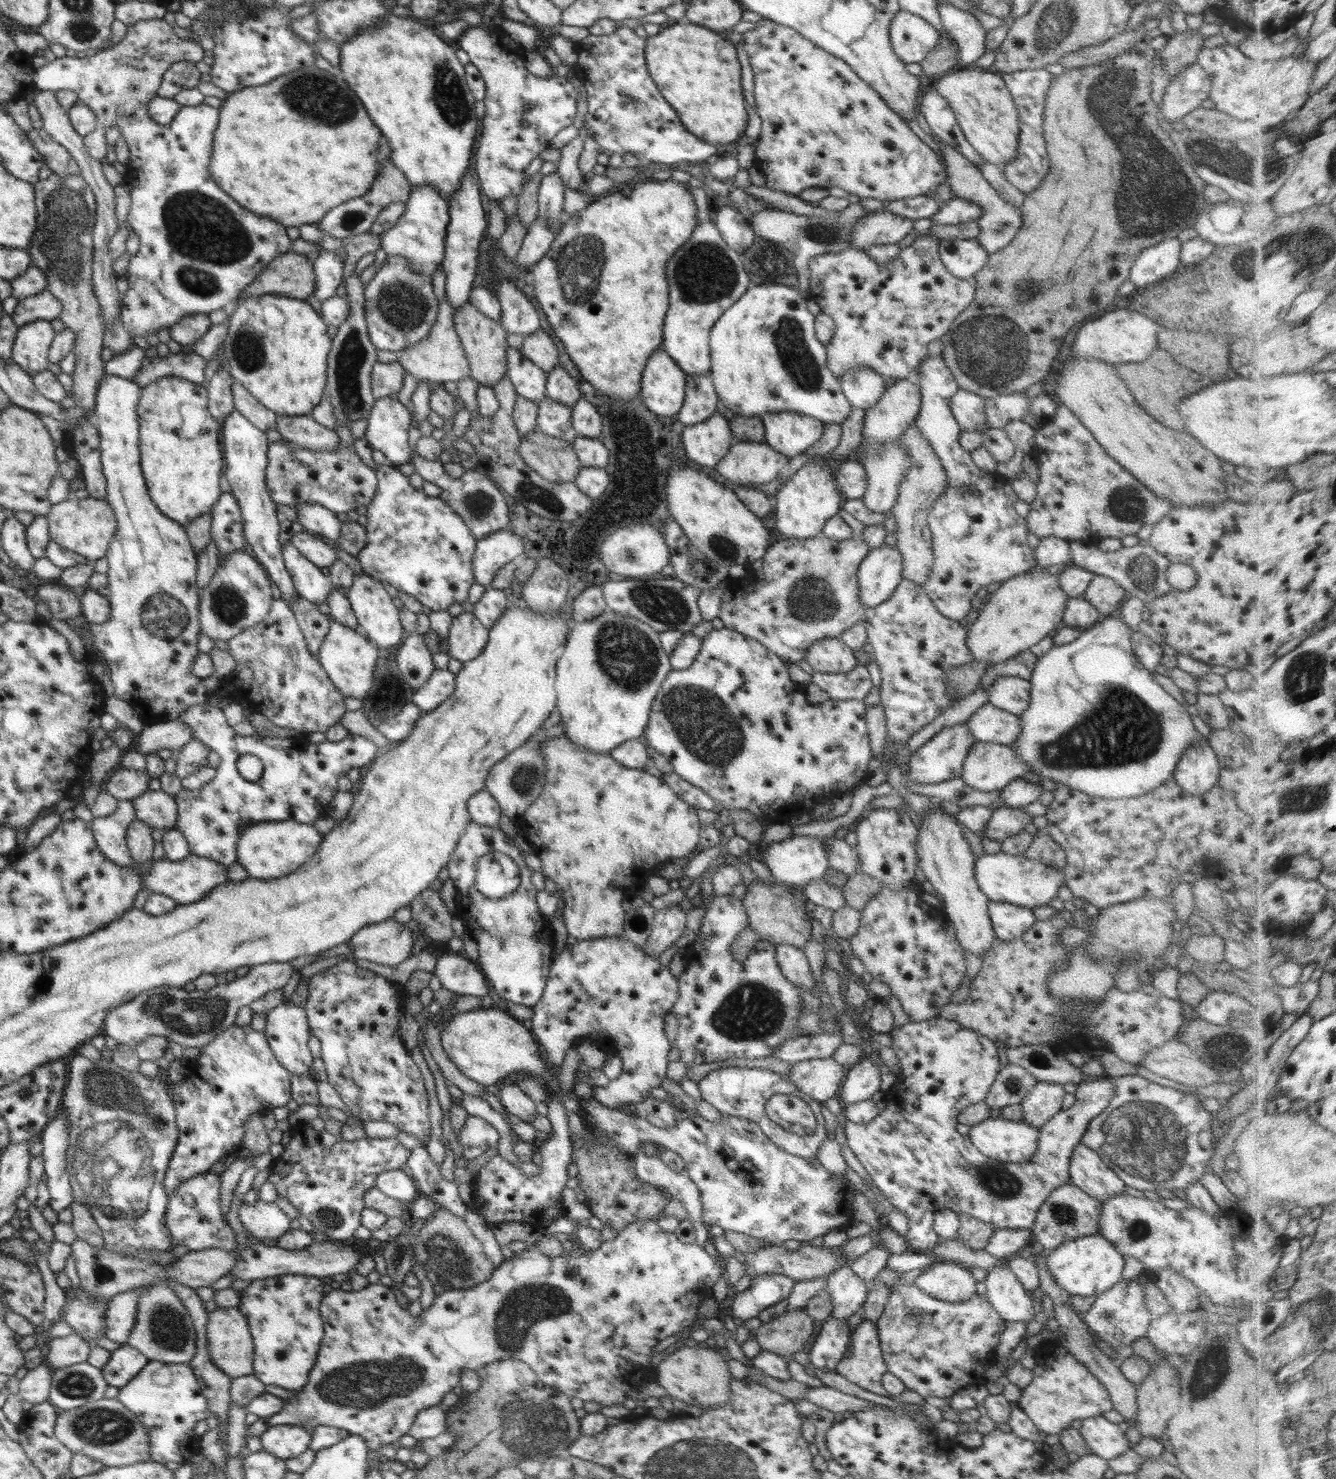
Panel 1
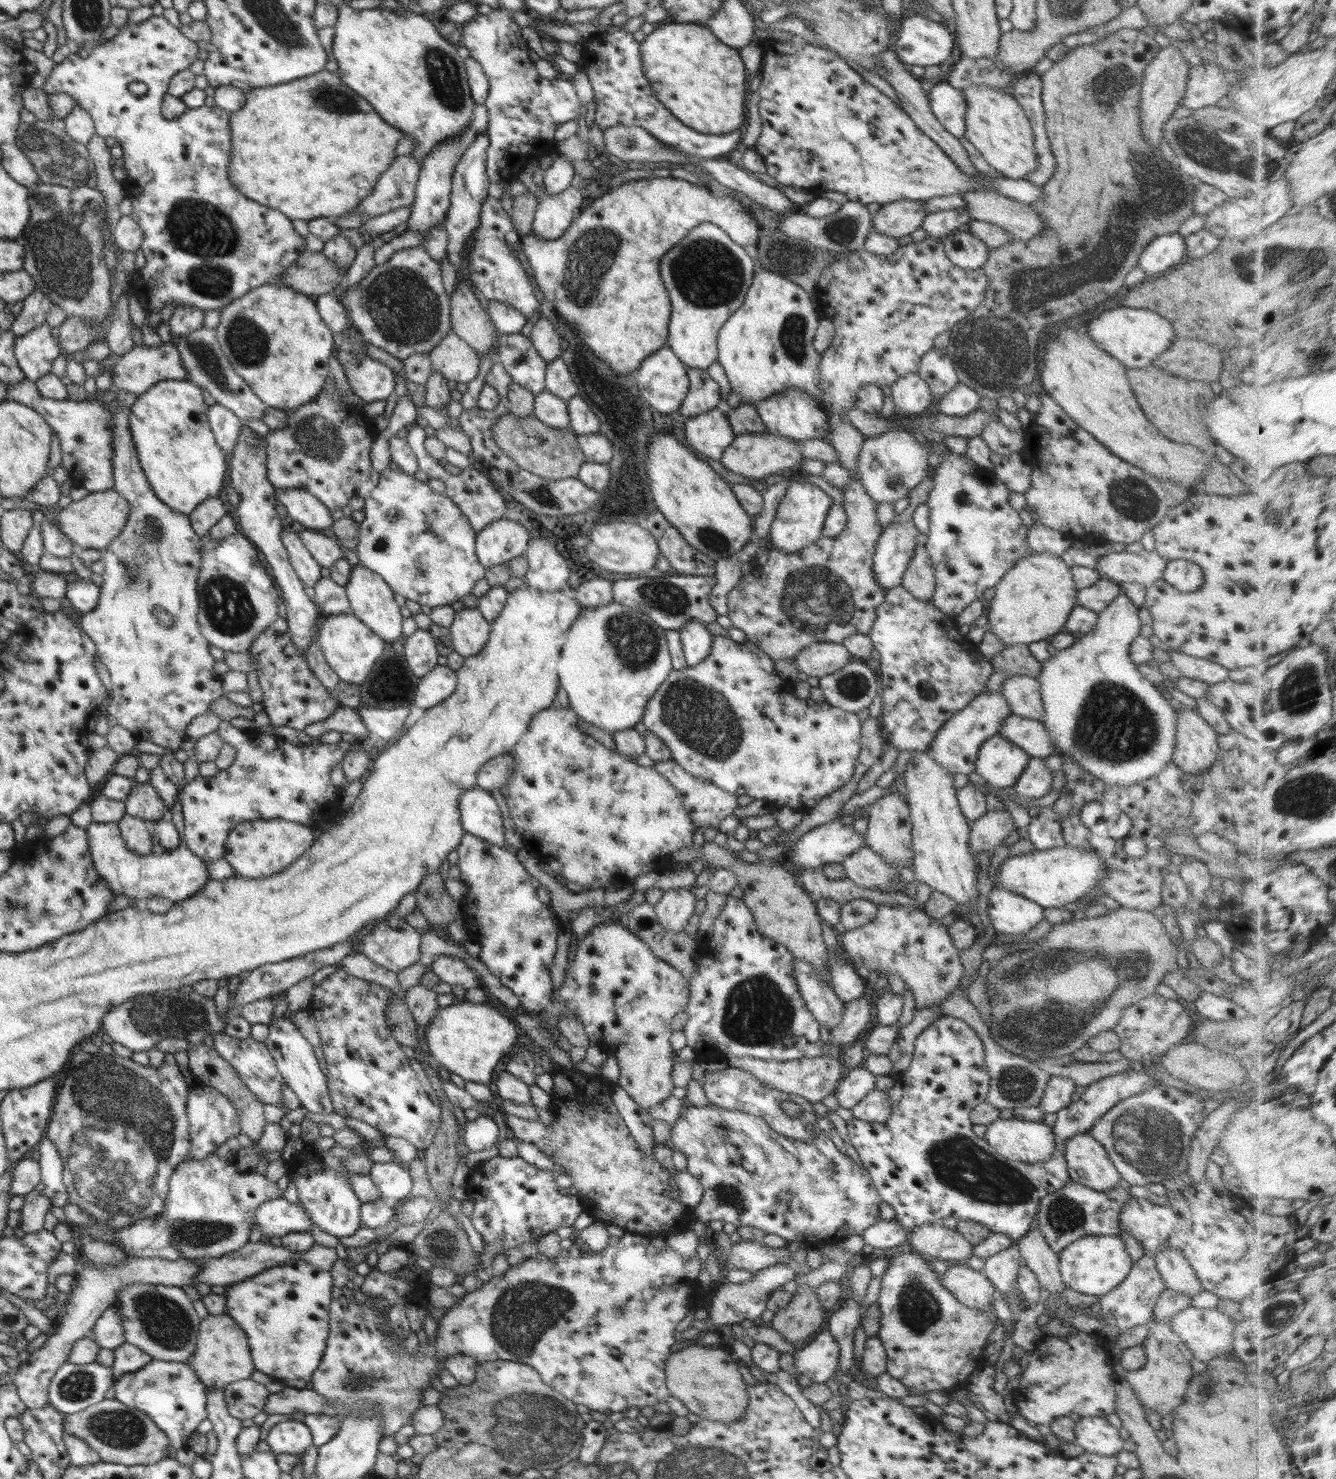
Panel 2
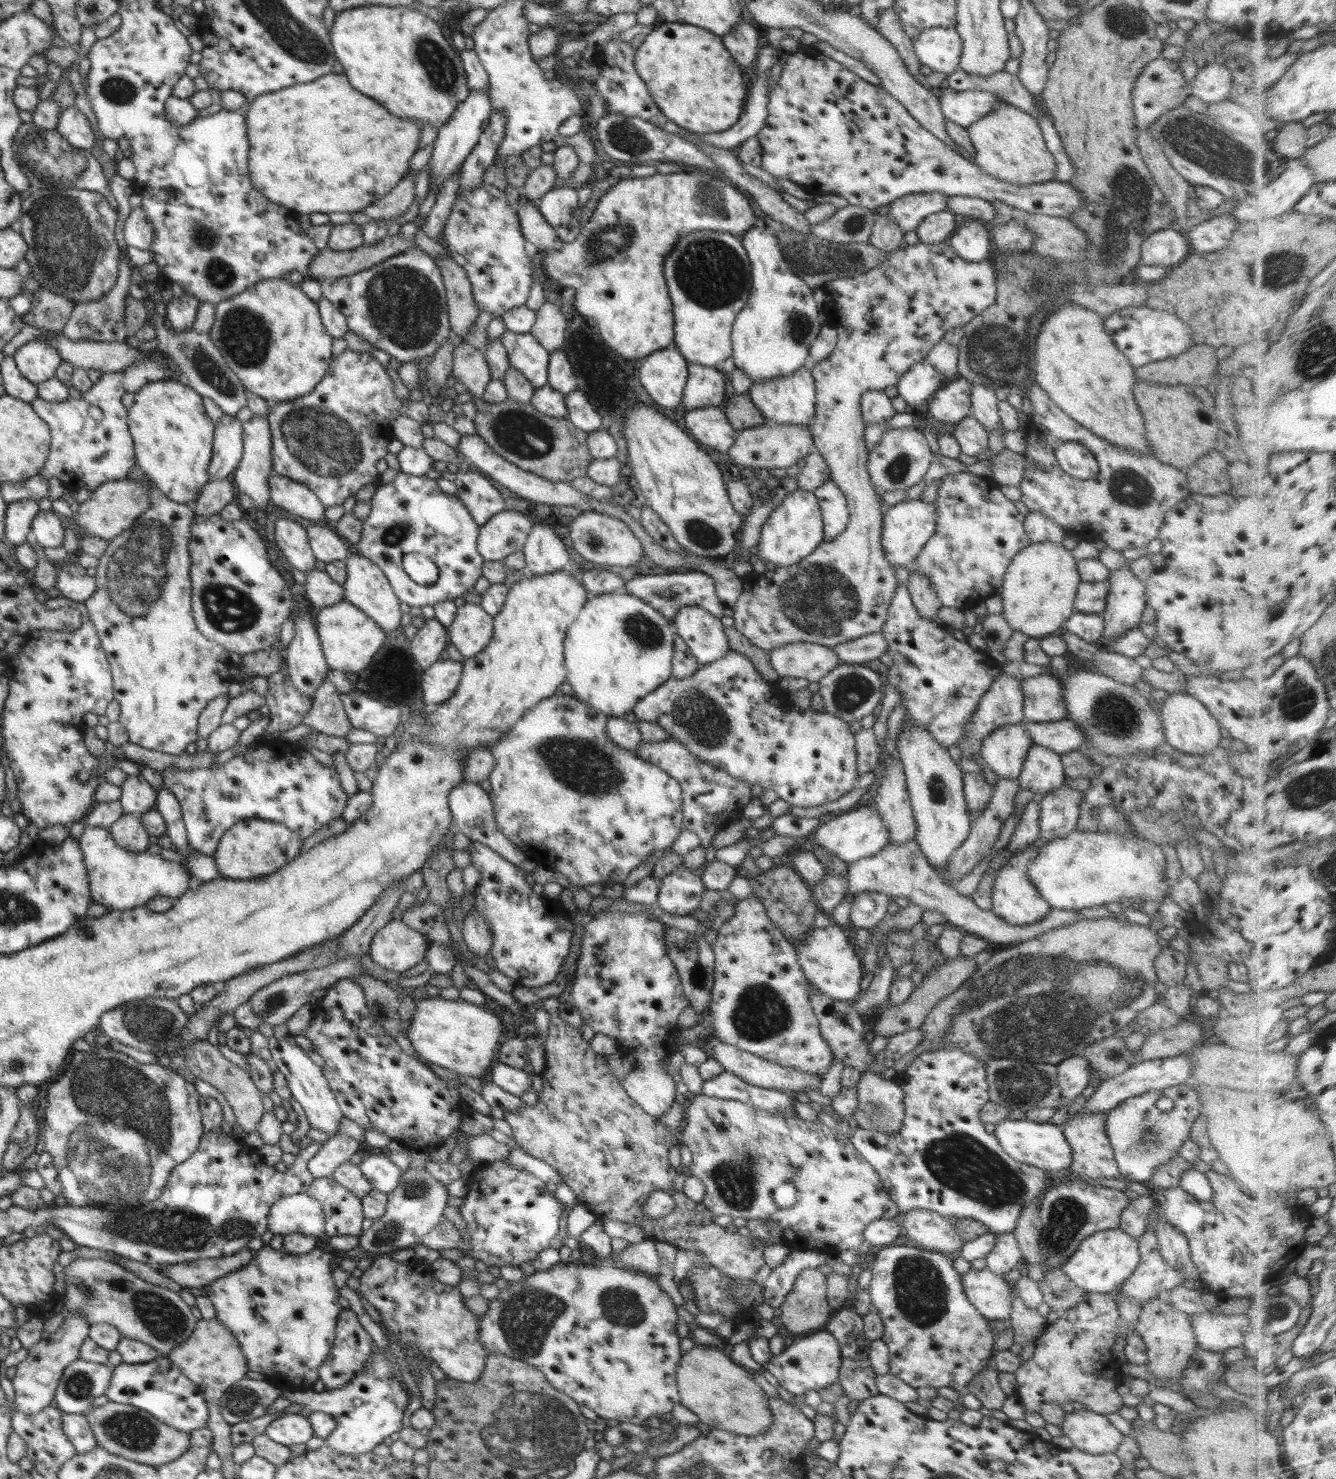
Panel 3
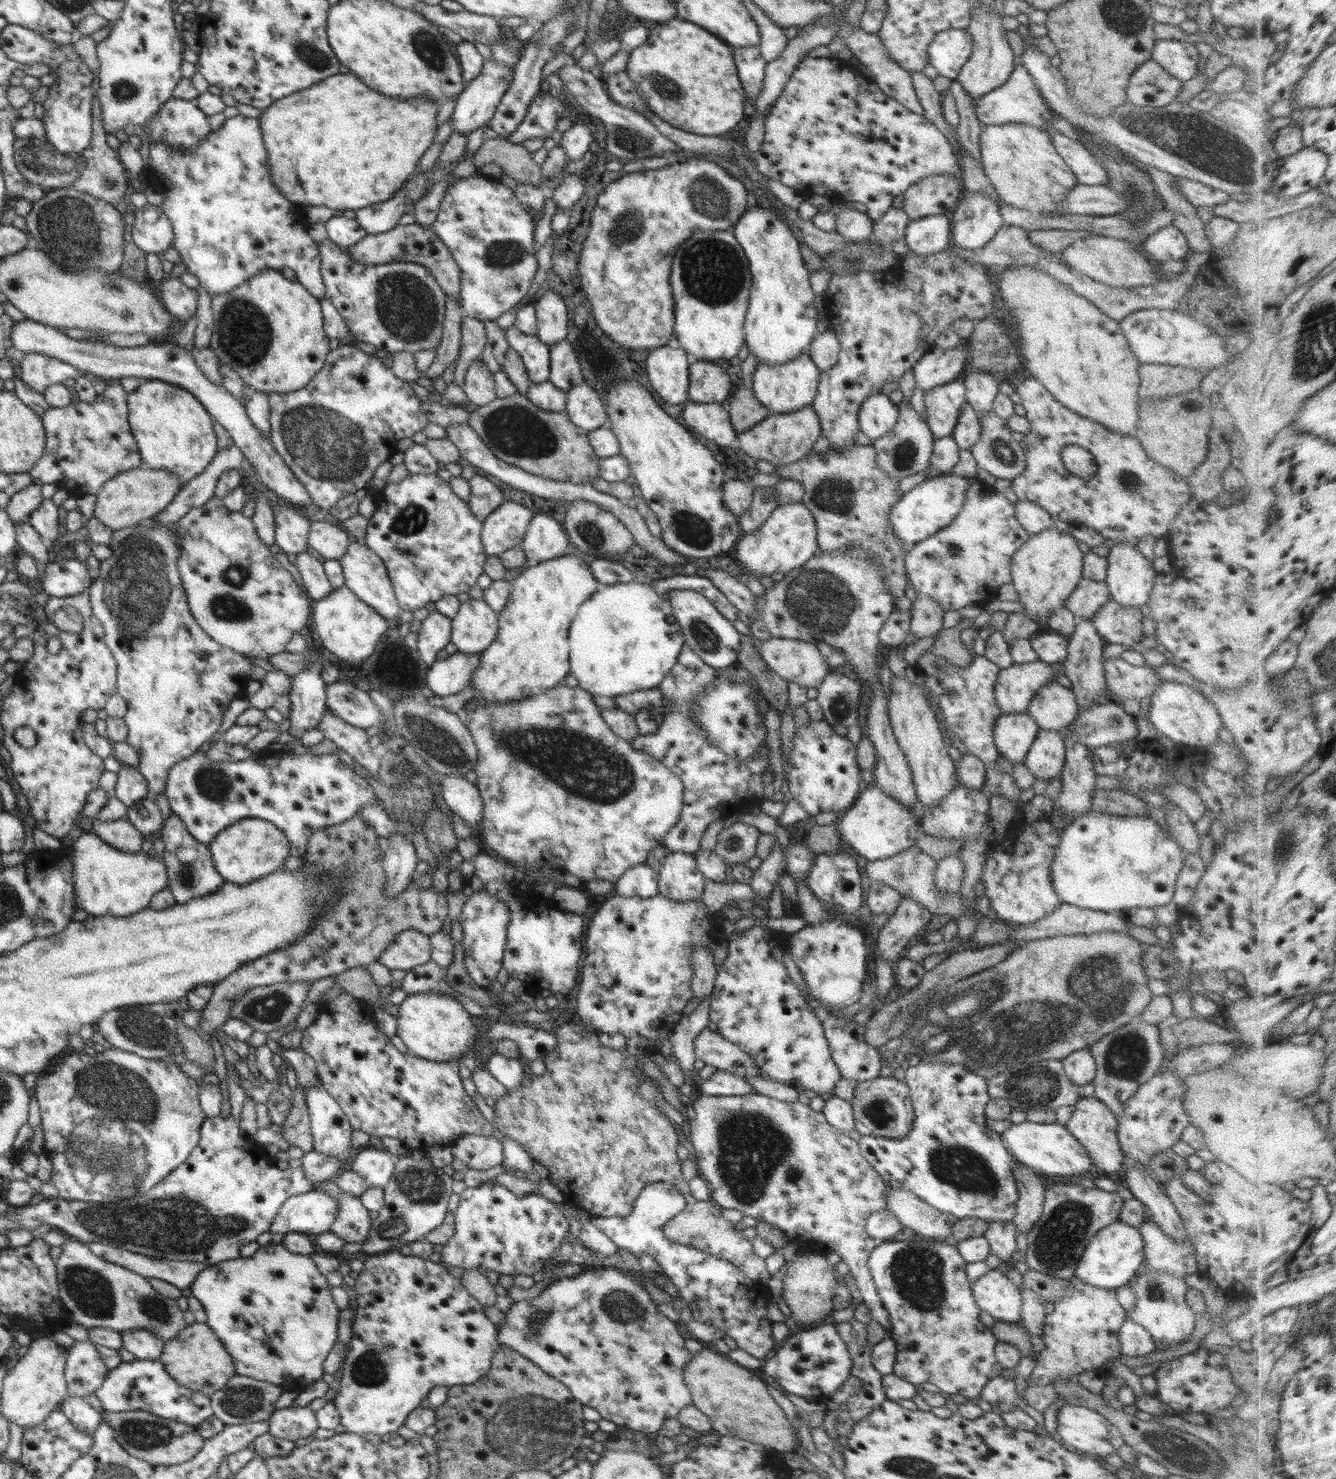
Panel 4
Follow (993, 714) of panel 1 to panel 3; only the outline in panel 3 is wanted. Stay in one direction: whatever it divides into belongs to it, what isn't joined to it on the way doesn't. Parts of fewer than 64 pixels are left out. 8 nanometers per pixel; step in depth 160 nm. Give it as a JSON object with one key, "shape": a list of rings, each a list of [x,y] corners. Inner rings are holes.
{"shape":[[[1062,719],[1056,722],[1024,720],[1022,724],[1033,744],[1052,749],[1061,755],[1076,751],[1087,742],[1085,732],[1072,719]]]}

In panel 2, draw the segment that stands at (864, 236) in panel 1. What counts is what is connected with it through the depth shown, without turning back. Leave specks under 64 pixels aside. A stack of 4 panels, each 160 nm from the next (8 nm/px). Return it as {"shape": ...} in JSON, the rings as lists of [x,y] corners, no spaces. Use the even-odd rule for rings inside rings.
{"shape":[[[902,200],[882,205],[871,219],[876,232],[898,239],[920,228],[926,215],[924,201]]]}

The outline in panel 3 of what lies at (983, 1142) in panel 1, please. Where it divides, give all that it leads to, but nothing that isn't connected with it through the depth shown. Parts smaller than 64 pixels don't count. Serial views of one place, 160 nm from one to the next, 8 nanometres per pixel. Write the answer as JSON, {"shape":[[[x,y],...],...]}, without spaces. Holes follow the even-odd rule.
{"shape":[[[1006,1119],[996,1125],[993,1134],[1000,1146],[1020,1163],[1051,1172],[1053,1170],[1064,1170],[1070,1168],[1072,1163],[1072,1149],[1058,1125],[1053,1123],[1039,1123],[1031,1120]]]}

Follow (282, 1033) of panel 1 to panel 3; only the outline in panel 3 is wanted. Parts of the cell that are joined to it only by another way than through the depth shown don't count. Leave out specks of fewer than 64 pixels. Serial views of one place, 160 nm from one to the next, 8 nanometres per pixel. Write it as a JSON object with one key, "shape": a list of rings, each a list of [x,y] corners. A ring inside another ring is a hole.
{"shape":[[[273,1036],[268,1039],[268,1042],[271,1052],[270,1062],[285,1076],[290,1092],[293,1098],[296,1098],[296,1102],[300,1102],[311,1128],[321,1130],[329,1137],[336,1136],[339,1133],[338,1125],[342,1120],[343,1112],[321,1067],[316,1065],[296,1043],[290,1043],[286,1038]]]}

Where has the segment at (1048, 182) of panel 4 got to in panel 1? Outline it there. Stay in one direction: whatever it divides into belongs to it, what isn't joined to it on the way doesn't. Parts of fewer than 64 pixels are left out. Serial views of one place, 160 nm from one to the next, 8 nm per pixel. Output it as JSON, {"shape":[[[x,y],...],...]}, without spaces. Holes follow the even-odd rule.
{"shape":[[[971,66],[930,80],[926,87],[936,89],[949,104],[966,140],[985,160],[1003,166],[1015,161],[1019,143],[1019,114],[1000,73]]]}

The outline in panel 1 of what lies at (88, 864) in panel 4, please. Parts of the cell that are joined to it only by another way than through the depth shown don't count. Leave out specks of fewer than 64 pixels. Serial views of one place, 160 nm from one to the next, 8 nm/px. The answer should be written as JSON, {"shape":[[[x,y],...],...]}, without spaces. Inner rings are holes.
{"shape":[[[119,800],[117,809],[105,817],[93,817],[90,822],[95,841],[97,842],[100,852],[114,864],[118,866],[134,866],[143,875],[138,868],[138,863],[131,857],[129,848],[127,847],[126,831],[127,826],[134,820],[134,807],[130,800]],[[190,853],[182,860],[170,860],[165,856],[159,861],[153,861],[151,877],[142,879],[143,889],[176,900],[178,904],[190,904],[198,902],[206,894],[210,894],[220,884],[228,884],[227,866],[215,860],[210,860]]]}

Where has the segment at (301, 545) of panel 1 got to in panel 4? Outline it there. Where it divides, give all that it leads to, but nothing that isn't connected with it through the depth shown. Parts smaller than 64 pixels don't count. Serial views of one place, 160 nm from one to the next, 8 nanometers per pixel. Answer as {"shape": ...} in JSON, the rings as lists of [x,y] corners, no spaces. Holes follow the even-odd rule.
{"shape":[[[312,521],[308,533],[308,545],[326,560],[339,560],[344,556],[353,538],[338,527],[325,521]]]}

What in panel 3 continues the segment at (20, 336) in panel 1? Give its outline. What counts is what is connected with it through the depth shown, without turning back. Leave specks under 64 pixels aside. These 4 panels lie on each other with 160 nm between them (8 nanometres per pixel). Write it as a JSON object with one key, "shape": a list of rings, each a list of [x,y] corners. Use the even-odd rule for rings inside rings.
{"shape":[[[39,339],[23,344],[12,357],[22,376],[35,385],[54,378],[61,361],[58,351]]]}

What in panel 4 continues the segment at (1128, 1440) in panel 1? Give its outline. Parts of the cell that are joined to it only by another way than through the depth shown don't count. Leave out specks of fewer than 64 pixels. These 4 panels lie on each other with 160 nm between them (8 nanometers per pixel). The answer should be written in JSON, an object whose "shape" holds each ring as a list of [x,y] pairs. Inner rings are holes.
{"shape":[[[1065,1405],[1059,1410],[1056,1420],[1058,1421],[1057,1434],[1063,1442],[1070,1444],[1077,1450],[1087,1454],[1105,1457],[1107,1454],[1117,1453],[1124,1445],[1120,1431],[1112,1425],[1107,1416],[1099,1414],[1084,1406]]]}

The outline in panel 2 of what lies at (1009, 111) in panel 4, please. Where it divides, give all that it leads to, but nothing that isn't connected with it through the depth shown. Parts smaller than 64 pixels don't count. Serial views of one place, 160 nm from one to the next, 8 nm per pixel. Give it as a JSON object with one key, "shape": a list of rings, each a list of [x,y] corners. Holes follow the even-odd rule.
{"shape":[[[946,80],[931,84],[927,91],[933,115],[942,126],[958,140],[965,136],[967,100],[964,93],[950,86]]]}

